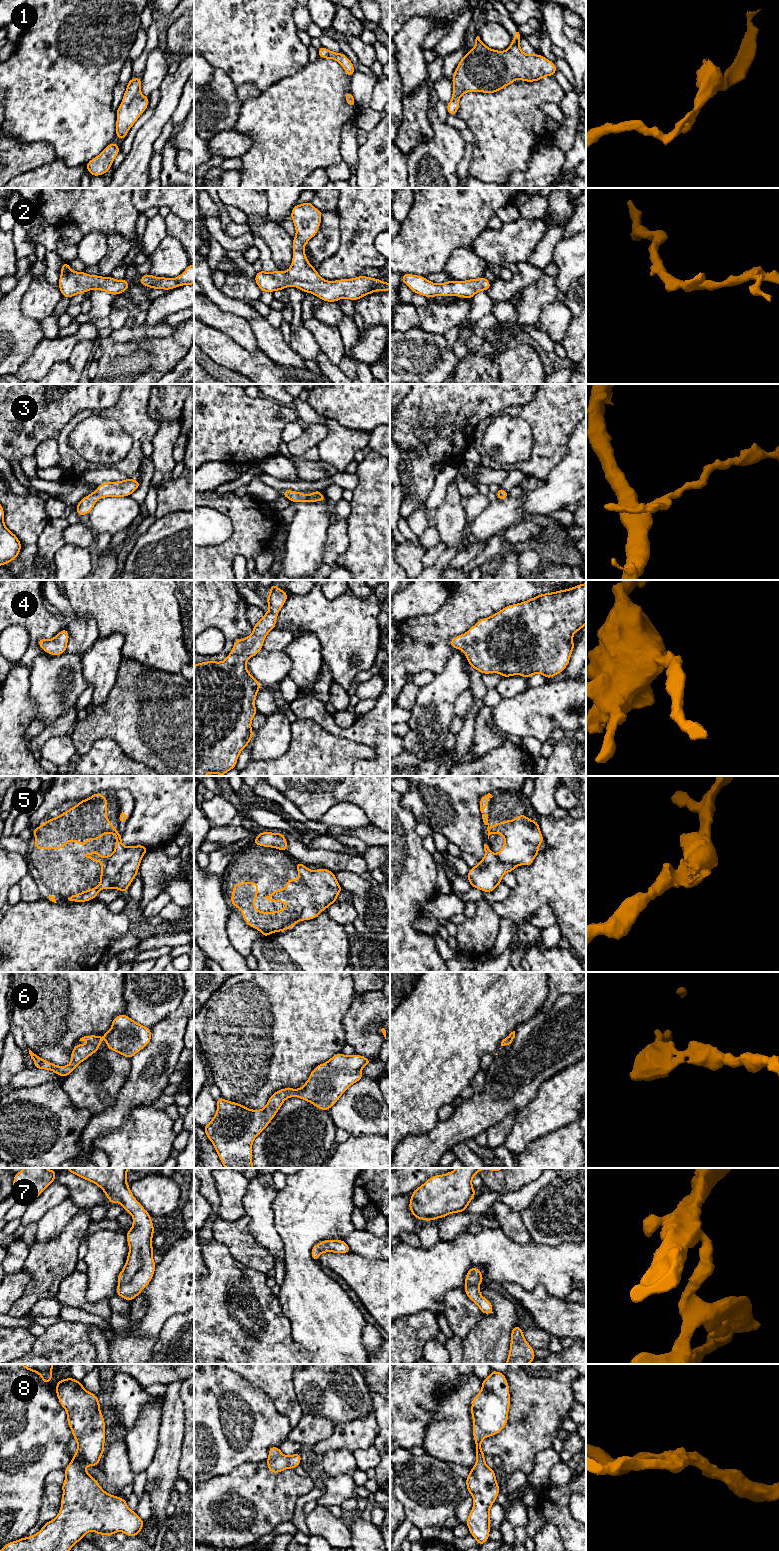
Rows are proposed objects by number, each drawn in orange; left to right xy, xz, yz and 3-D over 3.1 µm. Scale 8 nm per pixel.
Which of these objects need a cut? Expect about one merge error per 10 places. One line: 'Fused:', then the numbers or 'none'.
Fused: none

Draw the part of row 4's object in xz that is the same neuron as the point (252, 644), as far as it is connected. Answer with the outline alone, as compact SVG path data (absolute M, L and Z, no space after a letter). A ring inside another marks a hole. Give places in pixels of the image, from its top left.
M274 583L269 589L270 593L266 598L269 611L253 626L252 634L242 640L236 639L231 652L224 661L206 661L194 665L194 776L205 776L210 773L223 776L226 772L236 768L239 754L253 738L251 722L257 714L255 699L261 685L248 671L246 662L263 649L264 640L276 627L278 613L288 598L288 594Z

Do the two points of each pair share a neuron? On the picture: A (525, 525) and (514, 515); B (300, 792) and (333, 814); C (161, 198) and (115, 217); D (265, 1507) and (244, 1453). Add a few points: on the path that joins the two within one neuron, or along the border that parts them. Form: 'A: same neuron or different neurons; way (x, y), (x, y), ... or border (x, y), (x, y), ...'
A: different neurons; border (530, 518), (522, 518), (501, 533)
B: different neurons; border (350, 802), (336, 803), (318, 821)
C: different neurons; border (131, 198), (132, 204), (139, 213)
D: different neurons; border (265, 1460), (242, 1462), (227, 1473)

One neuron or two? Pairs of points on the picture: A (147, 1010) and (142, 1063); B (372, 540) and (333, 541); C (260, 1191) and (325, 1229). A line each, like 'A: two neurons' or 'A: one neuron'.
A: two neurons
B: two neurons
C: two neurons

